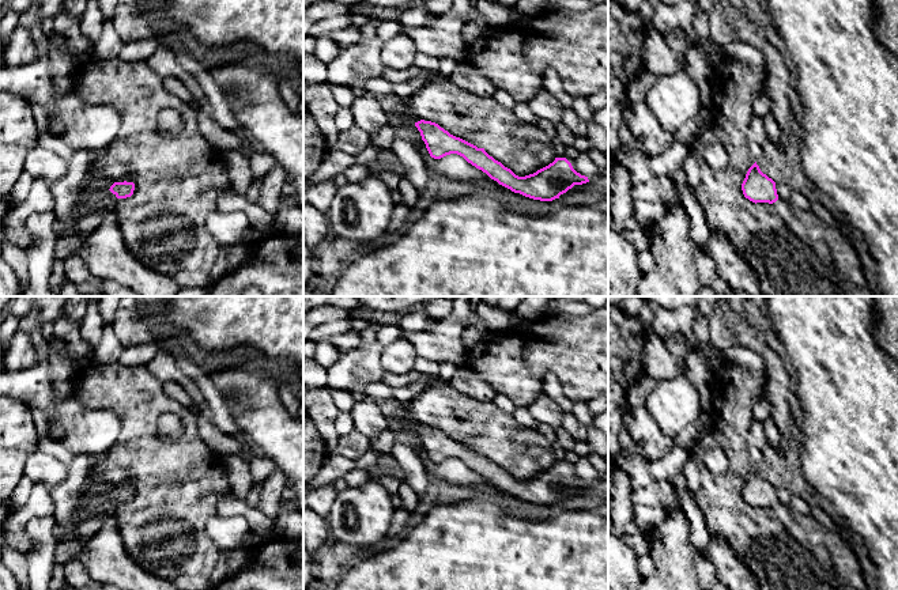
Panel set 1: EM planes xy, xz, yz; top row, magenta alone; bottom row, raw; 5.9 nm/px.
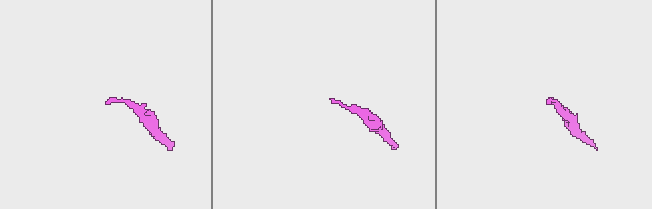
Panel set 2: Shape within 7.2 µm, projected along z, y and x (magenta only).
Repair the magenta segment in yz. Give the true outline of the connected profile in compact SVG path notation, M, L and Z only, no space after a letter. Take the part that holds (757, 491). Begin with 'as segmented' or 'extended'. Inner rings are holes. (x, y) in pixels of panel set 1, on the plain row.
as segmented | M756 466L748 473L742 488L742 495L744 502L755 508L773 508L778 504L776 487L761 476Z

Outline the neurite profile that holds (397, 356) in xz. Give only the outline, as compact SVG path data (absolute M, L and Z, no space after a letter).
M404 337L384 344L381 355L382 368L393 374L405 374L411 370L415 359L414 345Z

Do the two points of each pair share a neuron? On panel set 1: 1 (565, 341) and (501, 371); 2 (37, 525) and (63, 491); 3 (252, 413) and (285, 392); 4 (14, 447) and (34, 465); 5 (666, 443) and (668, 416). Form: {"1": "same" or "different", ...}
{"1": "same", "2": "different", "3": "different", "4": "different", "5": "different"}

